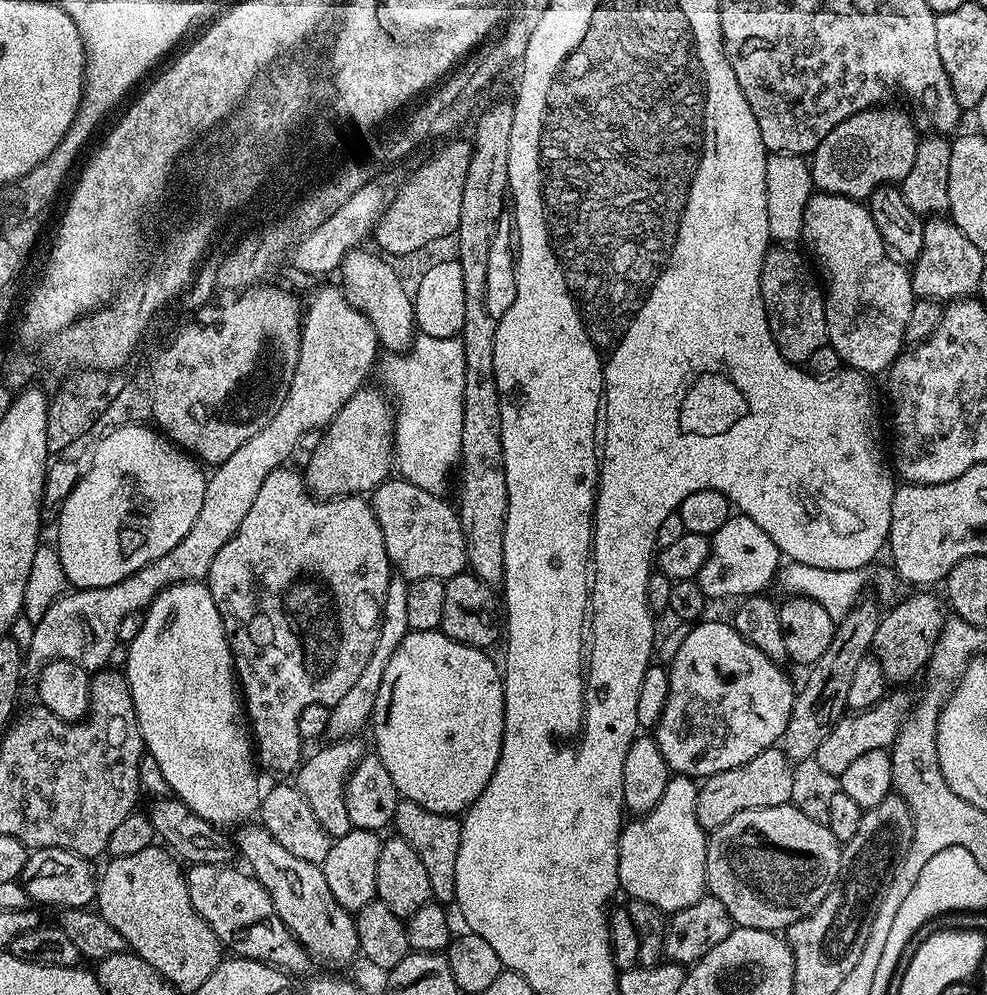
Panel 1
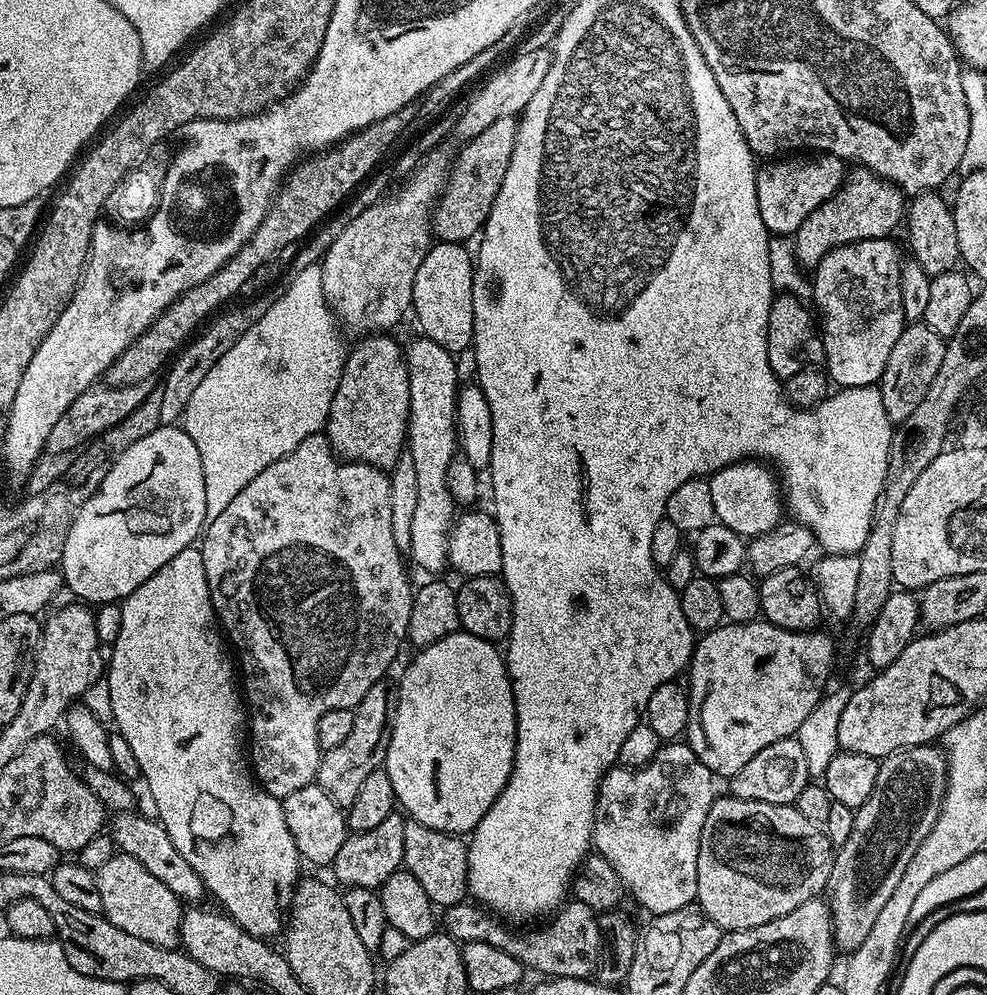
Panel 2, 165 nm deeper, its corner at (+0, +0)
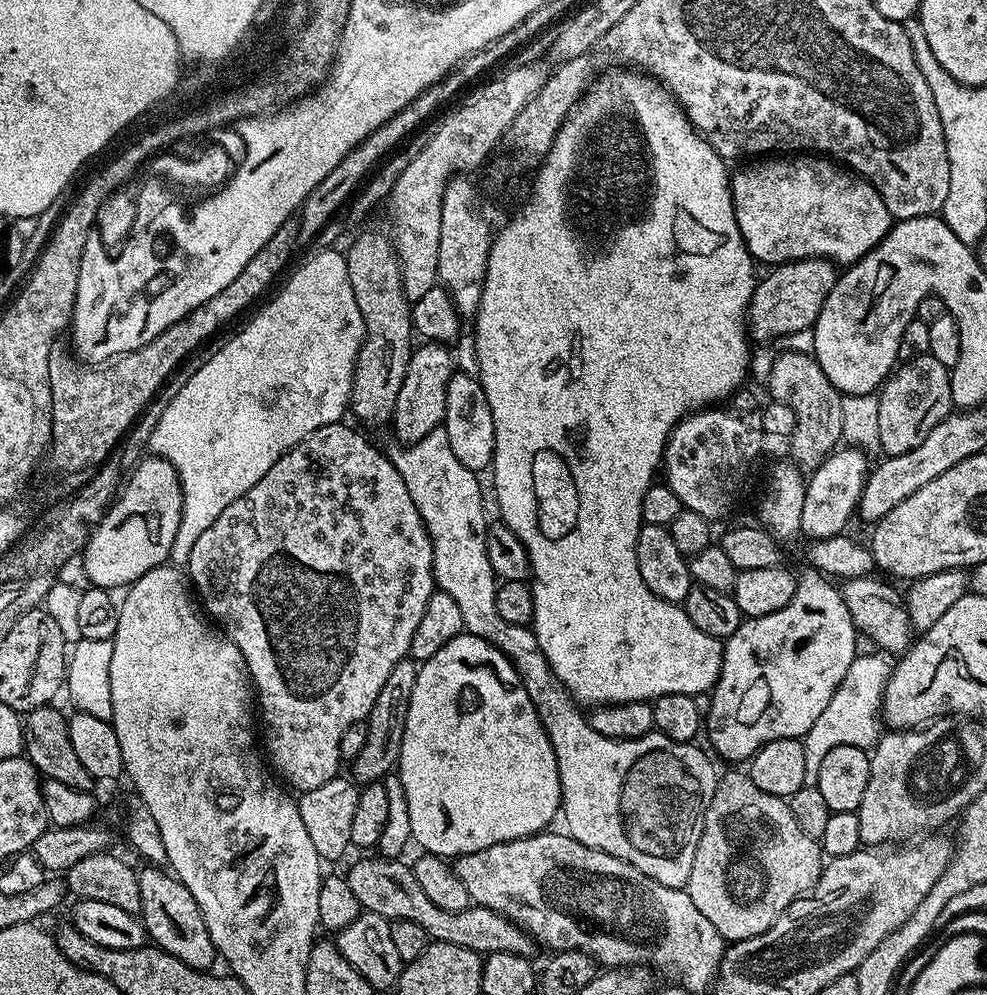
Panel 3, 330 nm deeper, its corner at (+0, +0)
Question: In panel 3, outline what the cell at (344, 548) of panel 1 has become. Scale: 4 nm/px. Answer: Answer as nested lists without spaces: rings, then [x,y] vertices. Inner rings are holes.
[[[348,422],[314,430],[314,434],[298,442],[298,446],[282,454],[282,458],[278,458],[278,462],[274,462],[274,466],[262,474],[260,481],[254,482],[254,486],[242,494],[242,498],[230,502],[230,506],[218,514],[218,522],[214,522],[214,526],[207,528],[198,542],[194,542],[194,550],[190,550],[186,565],[186,575],[203,611],[217,625],[222,626],[234,646],[242,650],[242,658],[248,667],[254,696],[258,701],[259,715],[260,712],[264,715],[264,724],[268,727],[264,736],[262,732],[262,740],[263,743],[264,740],[268,743],[266,756],[274,772],[276,767],[275,775],[289,789],[296,788],[297,793],[309,792],[322,786],[322,782],[333,780],[342,767],[342,734],[346,734],[346,729],[350,726],[367,721],[374,702],[378,702],[378,694],[382,694],[382,685],[390,670],[394,670],[394,666],[398,666],[398,662],[411,653],[414,630],[418,630],[418,622],[426,611],[426,602],[430,602],[434,591],[432,543],[418,514],[418,506],[414,506],[414,498],[410,498],[410,490],[406,490],[406,482],[402,482],[402,474],[398,474],[395,463],[389,457],[387,460],[362,433],[355,432]]]

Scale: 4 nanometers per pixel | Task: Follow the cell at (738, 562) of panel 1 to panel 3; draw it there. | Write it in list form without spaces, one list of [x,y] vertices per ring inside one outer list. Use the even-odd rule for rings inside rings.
[[[840,446],[810,474],[804,485],[805,501],[800,528],[804,536],[808,535],[809,541],[834,538],[847,529],[844,527],[851,522],[852,516],[854,520],[857,515],[860,495],[869,471],[869,457],[859,448]]]

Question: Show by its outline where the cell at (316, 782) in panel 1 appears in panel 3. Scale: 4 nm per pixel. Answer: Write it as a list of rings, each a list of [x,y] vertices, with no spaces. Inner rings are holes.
[[[405,658],[390,670],[386,682],[382,685],[382,694],[378,694],[378,702],[374,702],[372,712],[366,721],[368,733],[366,746],[362,746],[362,754],[350,762],[351,775],[360,782],[380,782],[400,763],[402,750],[402,734],[406,734],[406,710],[410,710],[410,694],[414,694],[417,661]]]

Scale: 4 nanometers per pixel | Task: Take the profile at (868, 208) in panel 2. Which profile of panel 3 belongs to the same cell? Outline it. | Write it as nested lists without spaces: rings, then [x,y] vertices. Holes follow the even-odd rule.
[[[795,260],[789,264],[777,264],[769,272],[772,272],[769,276],[759,277],[756,289],[752,292],[752,301],[748,303],[746,328],[753,341],[776,340],[779,336],[790,338],[796,331],[812,328],[838,277],[837,265],[830,260]]]

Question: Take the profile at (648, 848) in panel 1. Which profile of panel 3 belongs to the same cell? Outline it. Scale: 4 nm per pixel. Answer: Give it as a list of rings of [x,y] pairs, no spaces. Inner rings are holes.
[[[443,426],[426,434],[426,438],[416,444],[397,449],[394,455],[396,469],[398,474],[402,474],[402,482],[406,482],[406,490],[410,490],[410,498],[414,498],[414,506],[418,506],[418,514],[432,543],[432,578],[435,587],[454,598],[462,614],[464,632],[490,642],[514,666],[554,746],[560,775],[560,807],[567,835],[582,842],[582,846],[602,850],[614,858],[622,858],[622,862],[642,870],[642,874],[654,878],[654,882],[662,882],[662,886],[684,888],[690,878],[690,866],[694,866],[694,850],[698,850],[706,810],[710,806],[710,798],[714,798],[718,779],[718,771],[708,761],[709,753],[696,748],[695,743],[674,742],[655,730],[636,740],[615,740],[598,734],[598,730],[592,728],[589,717],[580,713],[583,711],[566,686],[558,682],[550,670],[550,662],[546,662],[546,654],[542,654],[542,646],[538,646],[538,638],[531,627],[514,626],[514,622],[506,622],[502,614],[498,614],[498,578],[490,566],[490,558],[486,558],[486,534],[490,520],[484,517],[481,477],[458,462]]]

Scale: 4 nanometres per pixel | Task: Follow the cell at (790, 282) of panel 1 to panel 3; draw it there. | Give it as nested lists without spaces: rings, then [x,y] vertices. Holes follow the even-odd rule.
[[[795,350],[782,353],[773,362],[768,372],[768,392],[772,400],[782,402],[794,410],[796,425],[790,437],[790,460],[802,473],[811,474],[841,443],[844,396],[831,384],[830,378],[823,373],[822,366],[813,355]]]

